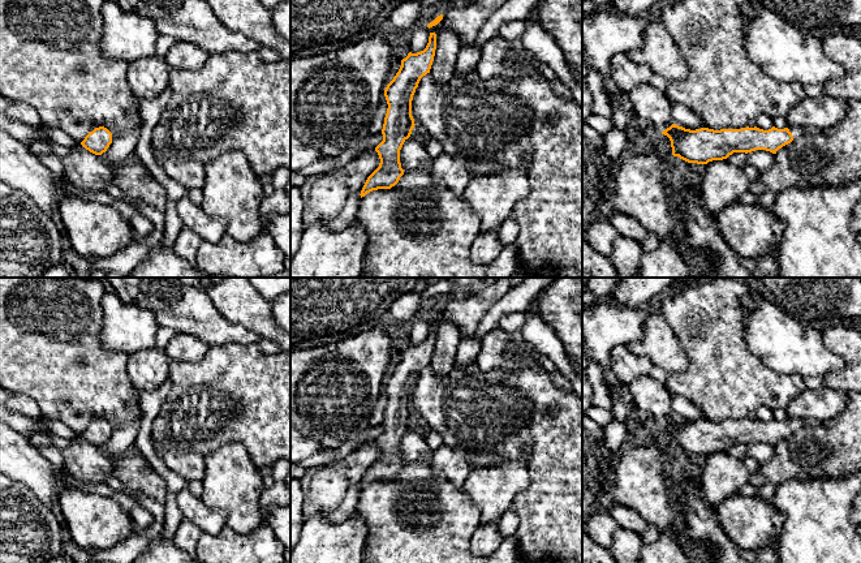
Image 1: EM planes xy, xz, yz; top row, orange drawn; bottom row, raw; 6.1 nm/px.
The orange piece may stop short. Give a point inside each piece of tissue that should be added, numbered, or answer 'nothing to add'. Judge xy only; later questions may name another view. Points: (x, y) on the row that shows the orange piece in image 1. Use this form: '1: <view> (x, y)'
nothing to add

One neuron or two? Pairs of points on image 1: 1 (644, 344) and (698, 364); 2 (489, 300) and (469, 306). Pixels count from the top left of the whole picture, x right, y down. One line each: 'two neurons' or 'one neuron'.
1: two neurons
2: one neuron

